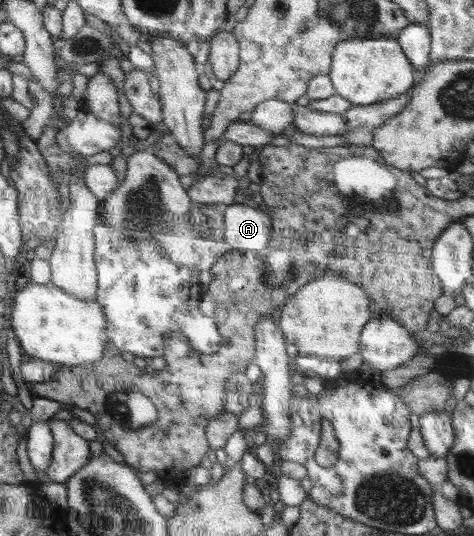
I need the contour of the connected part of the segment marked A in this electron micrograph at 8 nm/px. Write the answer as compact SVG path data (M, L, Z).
M245 204L223 207L224 239L232 249L262 251L272 235L272 219L259 208Z

